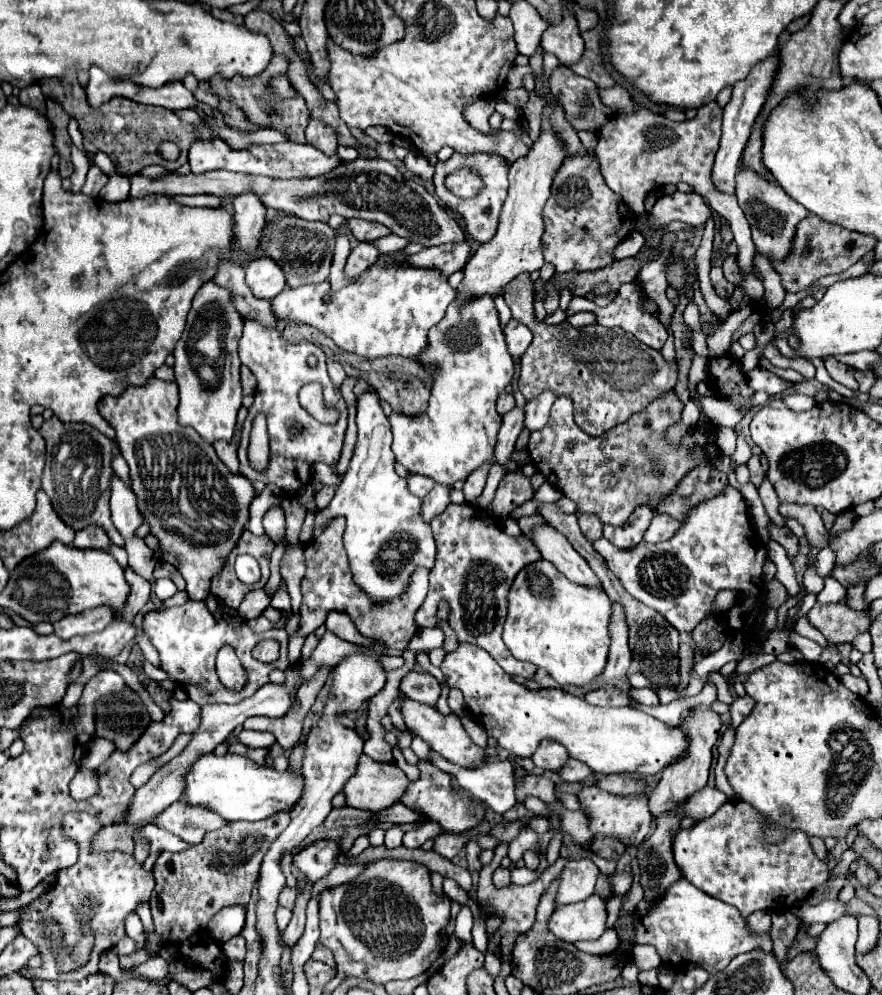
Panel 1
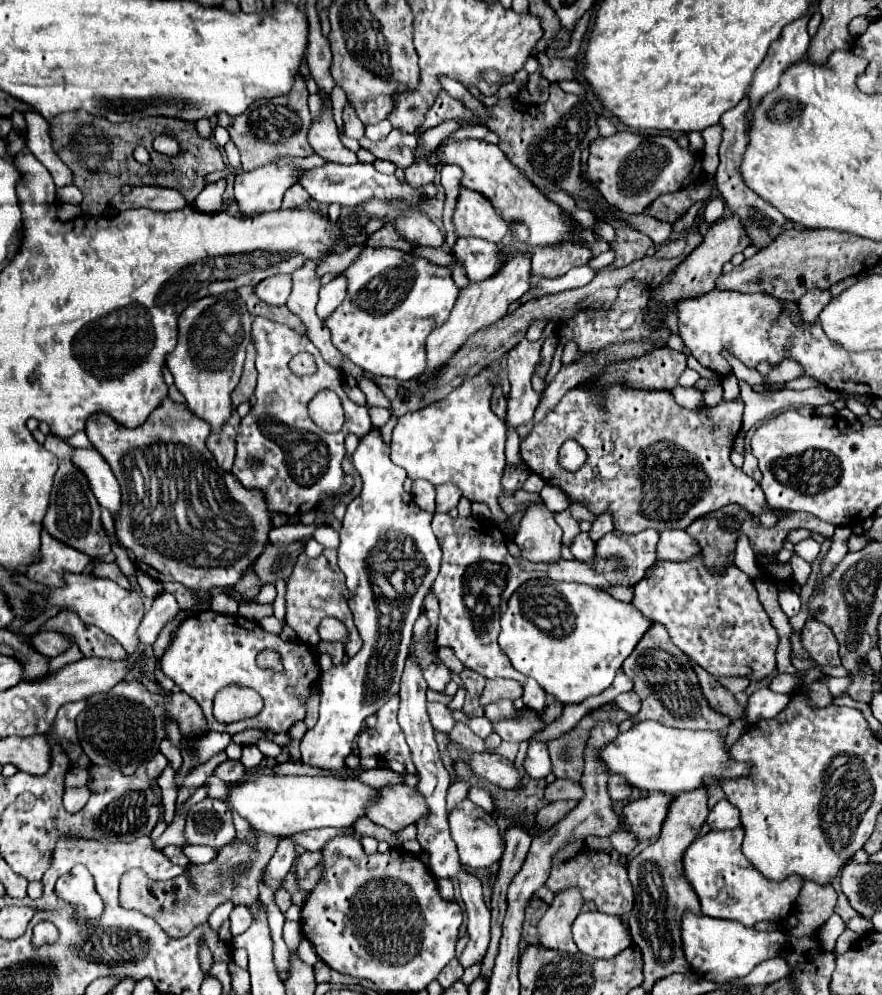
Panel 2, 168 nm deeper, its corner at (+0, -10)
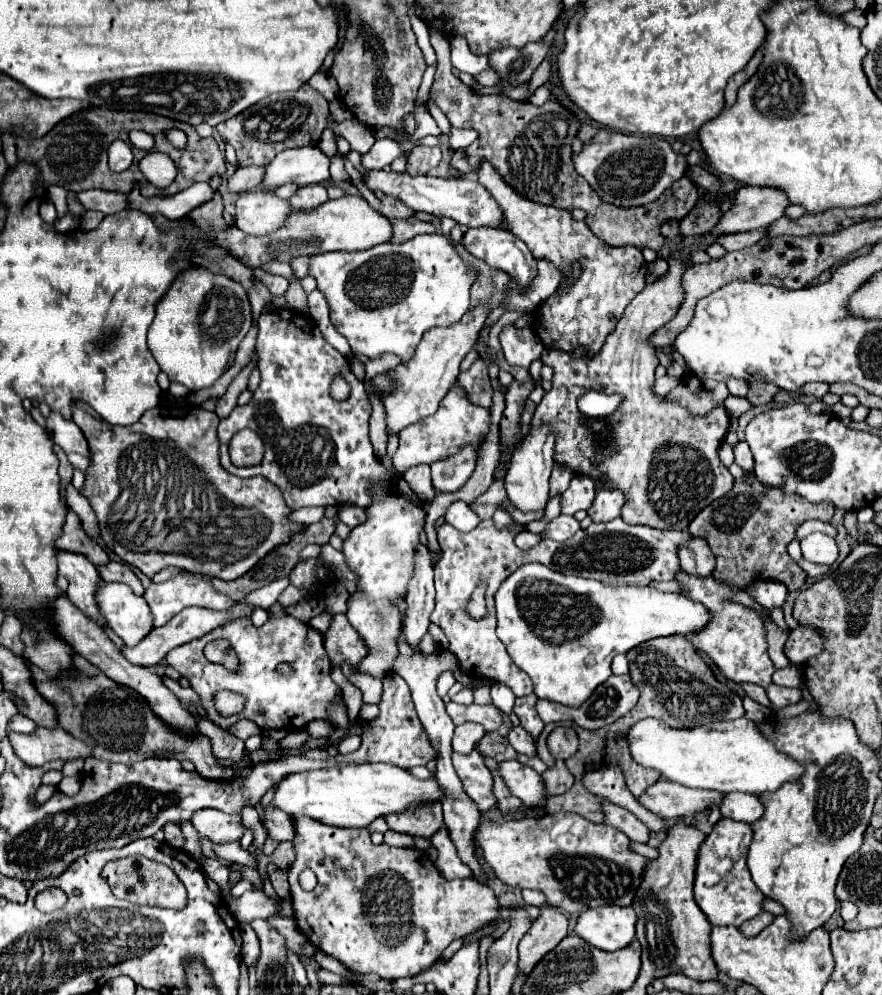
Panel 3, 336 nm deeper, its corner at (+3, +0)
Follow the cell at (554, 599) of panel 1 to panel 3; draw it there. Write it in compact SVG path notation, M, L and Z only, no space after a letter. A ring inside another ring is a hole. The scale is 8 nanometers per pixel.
M523 564L517 572L513 572L499 586L495 594L495 608L499 622L497 636L505 644L511 660L533 680L535 696L571 708L581 706L593 690L611 676L611 660L615 654L629 652L653 638L695 634L711 620L707 608L685 594L639 586L605 586L597 580L567 576L541 564Z

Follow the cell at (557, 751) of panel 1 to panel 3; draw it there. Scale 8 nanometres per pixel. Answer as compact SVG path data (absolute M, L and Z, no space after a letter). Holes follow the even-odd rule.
M513 726L507 734L507 740L509 744L519 752L519 754L525 754L525 756L535 756L535 744L533 744L533 738L529 736L529 732L525 732L521 726Z

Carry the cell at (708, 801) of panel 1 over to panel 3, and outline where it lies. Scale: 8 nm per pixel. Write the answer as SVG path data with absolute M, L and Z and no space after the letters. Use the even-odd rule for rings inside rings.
M731 792L731 794L725 794L721 802L721 814L731 820L743 820L753 824L763 816L763 812L765 812L765 806L755 794Z

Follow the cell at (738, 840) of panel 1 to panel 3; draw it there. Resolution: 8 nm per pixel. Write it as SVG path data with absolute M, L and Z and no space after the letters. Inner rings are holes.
M719 820L701 846L695 872L695 902L711 920L711 926L741 926L745 920L763 912L761 902L767 900L749 878L747 850L753 840L753 828L745 822Z

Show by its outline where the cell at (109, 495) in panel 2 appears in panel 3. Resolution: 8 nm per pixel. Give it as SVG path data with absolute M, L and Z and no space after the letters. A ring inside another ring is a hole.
M51 412L47 418L47 432L51 440L65 450L69 462L81 472L87 472L91 464L91 454L87 440L83 432L77 428L77 424L73 424L71 420L63 420L59 412Z

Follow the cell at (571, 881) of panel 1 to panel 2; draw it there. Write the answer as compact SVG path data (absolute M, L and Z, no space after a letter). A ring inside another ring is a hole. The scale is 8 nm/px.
M560 890L554 896L554 902L546 910L544 918L538 924L538 938L540 944L546 948L566 950L576 954L578 948L572 942L570 926L574 918L580 914L584 906L584 898L580 898L580 890Z

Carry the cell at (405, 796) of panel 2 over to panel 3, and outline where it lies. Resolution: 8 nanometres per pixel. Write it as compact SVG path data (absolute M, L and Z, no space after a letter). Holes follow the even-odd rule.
M435 804L431 808L417 808L417 810L407 810L403 814L391 814L385 816L385 820L389 828L395 832L431 838L443 826L443 812L441 806Z

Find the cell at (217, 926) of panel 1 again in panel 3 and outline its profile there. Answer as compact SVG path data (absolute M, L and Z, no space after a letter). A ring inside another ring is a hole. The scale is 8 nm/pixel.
M251 890L249 894L243 894L241 898L233 898L229 892L225 892L223 898L229 904L231 914L241 926L245 926L247 922L255 918L271 918L271 916L293 918L293 904L289 898L275 900L267 896L263 890Z

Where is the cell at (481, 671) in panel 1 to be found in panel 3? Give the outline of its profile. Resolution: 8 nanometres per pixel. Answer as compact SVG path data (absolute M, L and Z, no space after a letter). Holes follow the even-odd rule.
M655 718L639 720L629 730L629 750L637 764L659 770L663 778L691 786L729 792L763 794L775 792L781 784L797 782L803 776L803 764L775 750L753 720L739 718L727 722L713 722L693 730L673 730Z

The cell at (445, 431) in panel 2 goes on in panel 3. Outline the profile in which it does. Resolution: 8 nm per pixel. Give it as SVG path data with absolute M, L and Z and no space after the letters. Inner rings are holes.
M451 388L433 416L419 420L417 424L411 424L399 432L399 448L391 458L395 474L403 476L411 466L445 460L467 444L479 448L487 432L489 432L489 408L473 406L461 388Z

